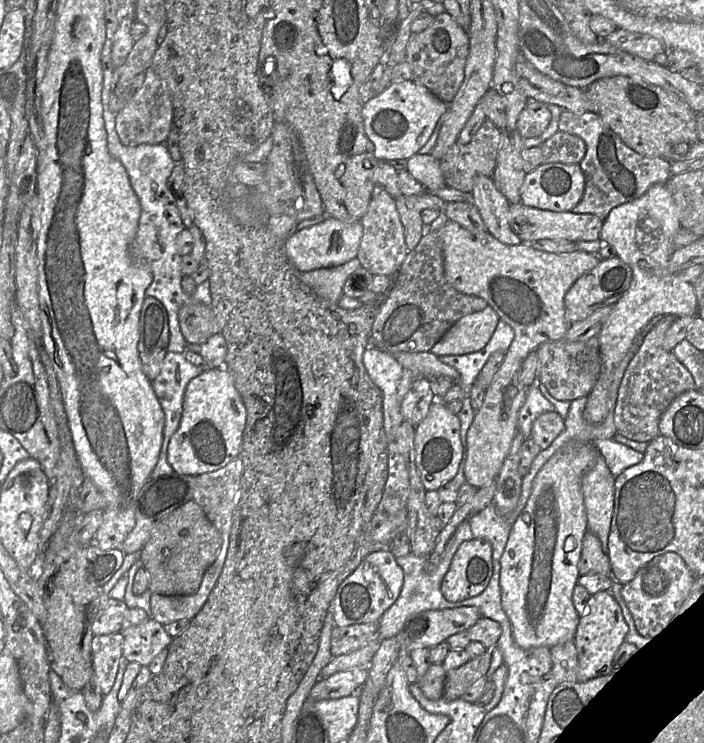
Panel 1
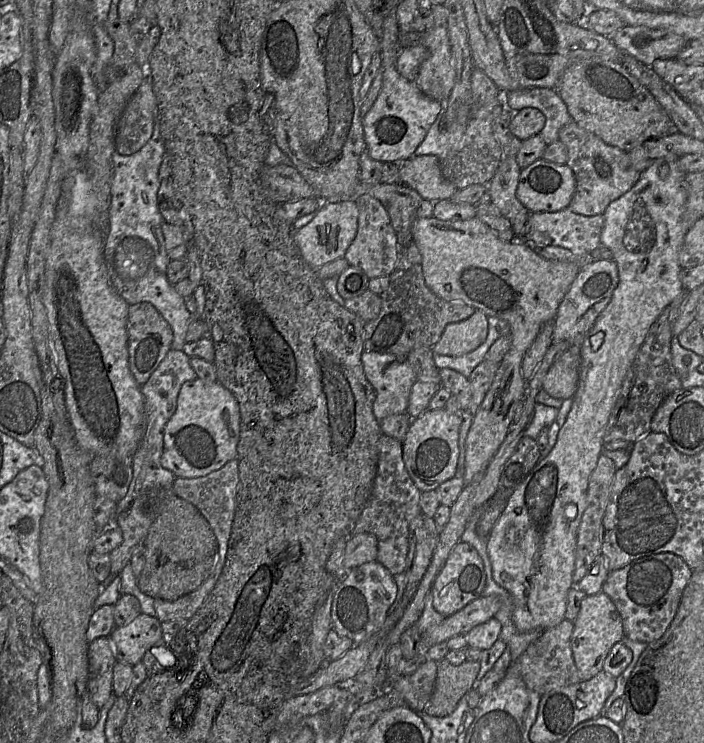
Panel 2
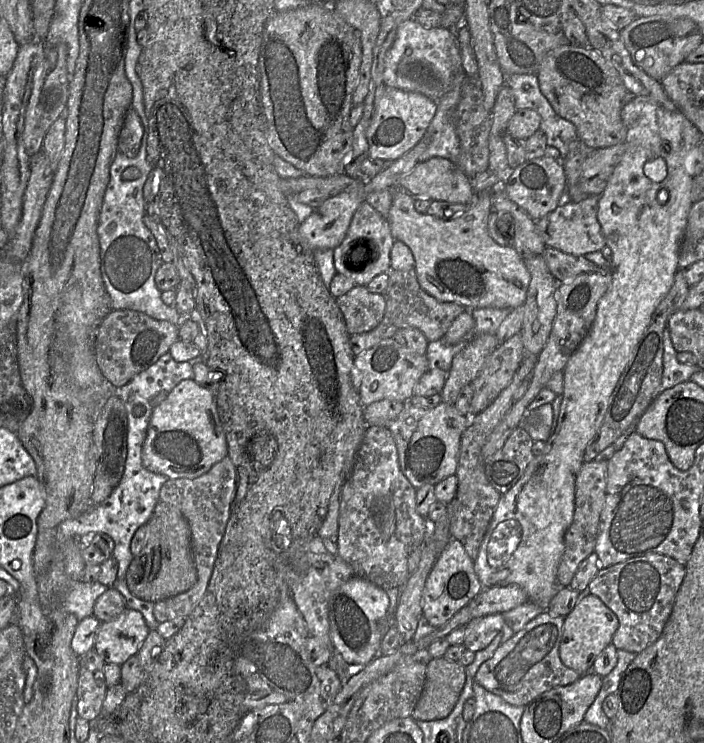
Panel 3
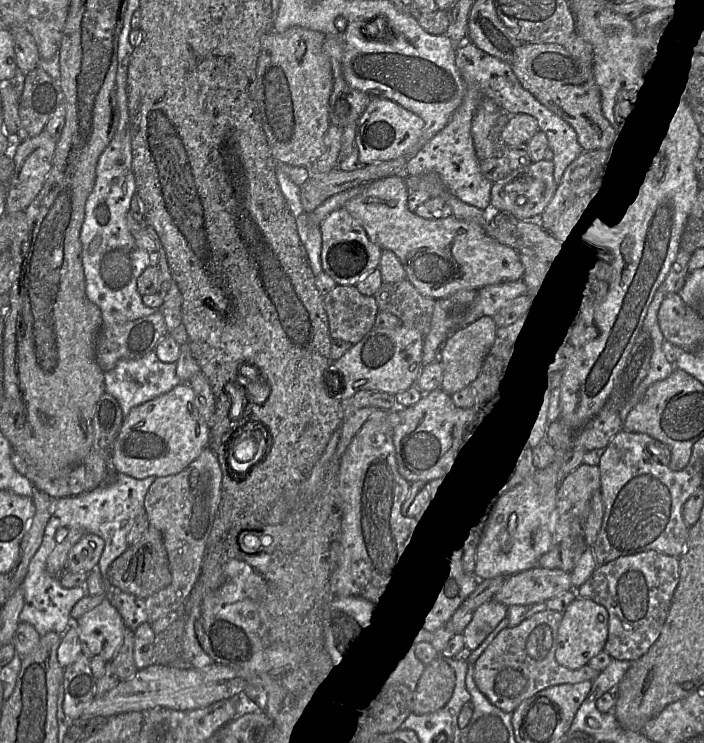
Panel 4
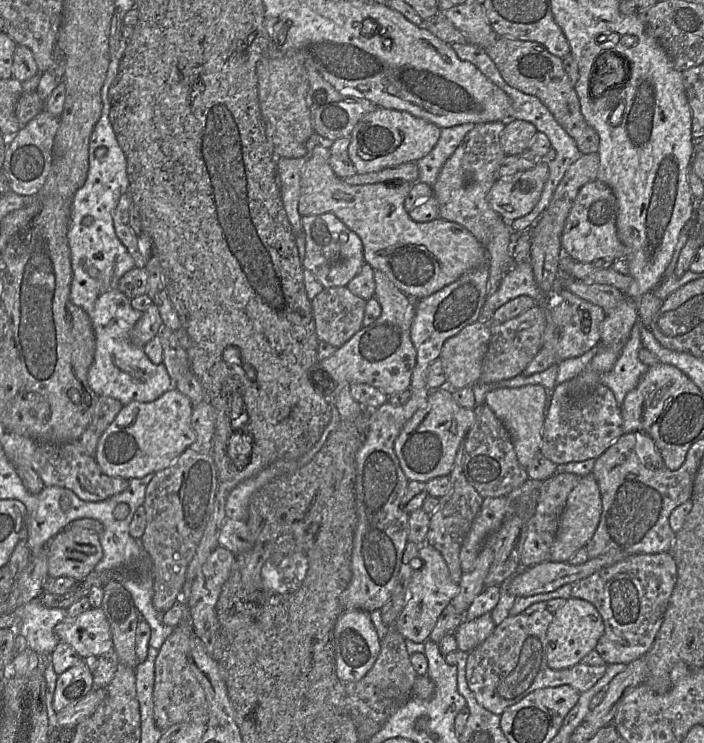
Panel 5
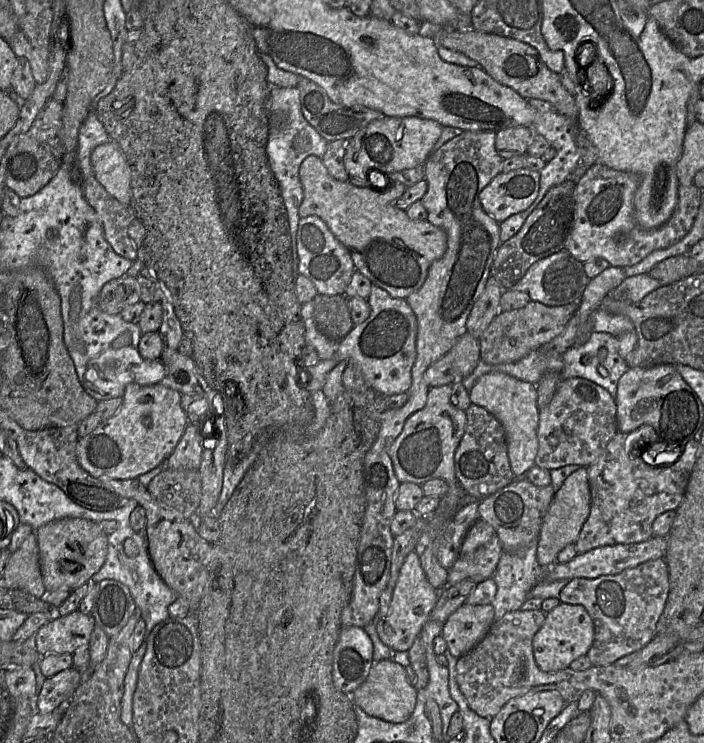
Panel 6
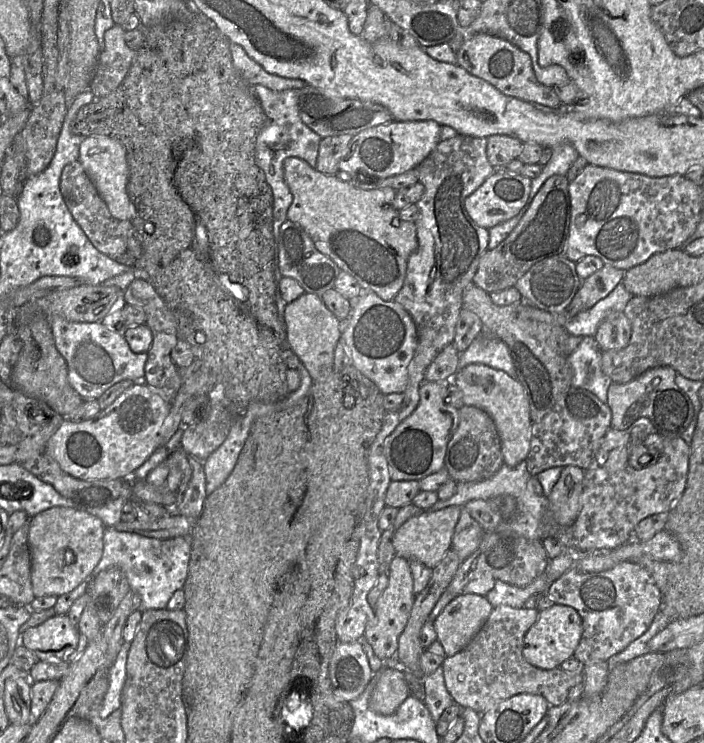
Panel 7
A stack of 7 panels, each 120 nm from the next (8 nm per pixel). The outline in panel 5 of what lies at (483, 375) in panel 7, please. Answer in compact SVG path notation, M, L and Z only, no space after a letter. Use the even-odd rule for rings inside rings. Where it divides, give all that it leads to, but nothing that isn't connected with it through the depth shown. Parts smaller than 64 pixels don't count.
M526 385L518 388L499 388L487 392L485 404L503 423L511 437L519 464L526 469L539 451L544 424L544 405L547 390L541 385Z

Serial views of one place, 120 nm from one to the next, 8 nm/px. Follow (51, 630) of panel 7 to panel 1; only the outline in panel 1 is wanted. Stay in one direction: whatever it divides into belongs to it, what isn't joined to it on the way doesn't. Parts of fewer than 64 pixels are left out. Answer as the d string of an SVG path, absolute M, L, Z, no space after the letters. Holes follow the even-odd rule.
M153 618L138 625L125 627L121 632L124 637L122 657L141 666L148 666L173 640L164 626Z

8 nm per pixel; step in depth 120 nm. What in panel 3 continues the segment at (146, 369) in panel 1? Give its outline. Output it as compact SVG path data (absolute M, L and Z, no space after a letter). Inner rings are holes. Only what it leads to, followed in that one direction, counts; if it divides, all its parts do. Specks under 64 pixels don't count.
M129 309L111 310L97 328L94 350L96 361L103 376L116 388L126 385L136 375L155 364L159 358L169 353L169 349L178 338L178 326L154 319L142 312Z

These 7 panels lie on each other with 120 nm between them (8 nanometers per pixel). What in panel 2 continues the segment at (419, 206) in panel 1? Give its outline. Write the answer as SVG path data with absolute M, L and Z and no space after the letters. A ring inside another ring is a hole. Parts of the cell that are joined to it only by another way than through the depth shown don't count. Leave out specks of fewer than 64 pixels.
M360 183L355 196L368 194L378 199L387 210L397 235L398 244L408 247L413 243L412 225L423 198L414 189L400 183Z

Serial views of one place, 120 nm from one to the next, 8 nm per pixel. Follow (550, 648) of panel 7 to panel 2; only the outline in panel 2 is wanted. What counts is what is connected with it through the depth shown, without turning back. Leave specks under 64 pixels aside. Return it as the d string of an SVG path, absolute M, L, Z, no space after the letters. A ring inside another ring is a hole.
M602 591L586 595L581 602L580 611L573 621L571 634L571 649L580 680L589 680L601 672L610 649L623 638L622 619L611 598Z

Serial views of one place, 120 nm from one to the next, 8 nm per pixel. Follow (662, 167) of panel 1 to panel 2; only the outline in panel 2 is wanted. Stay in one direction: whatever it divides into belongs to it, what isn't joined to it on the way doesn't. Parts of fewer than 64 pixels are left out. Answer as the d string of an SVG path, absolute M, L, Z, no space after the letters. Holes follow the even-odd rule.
M571 121L559 131L559 140L567 148L566 164L572 169L576 188L568 209L585 216L603 214L608 205L629 191L641 172L630 165L628 153L605 143L594 133Z

